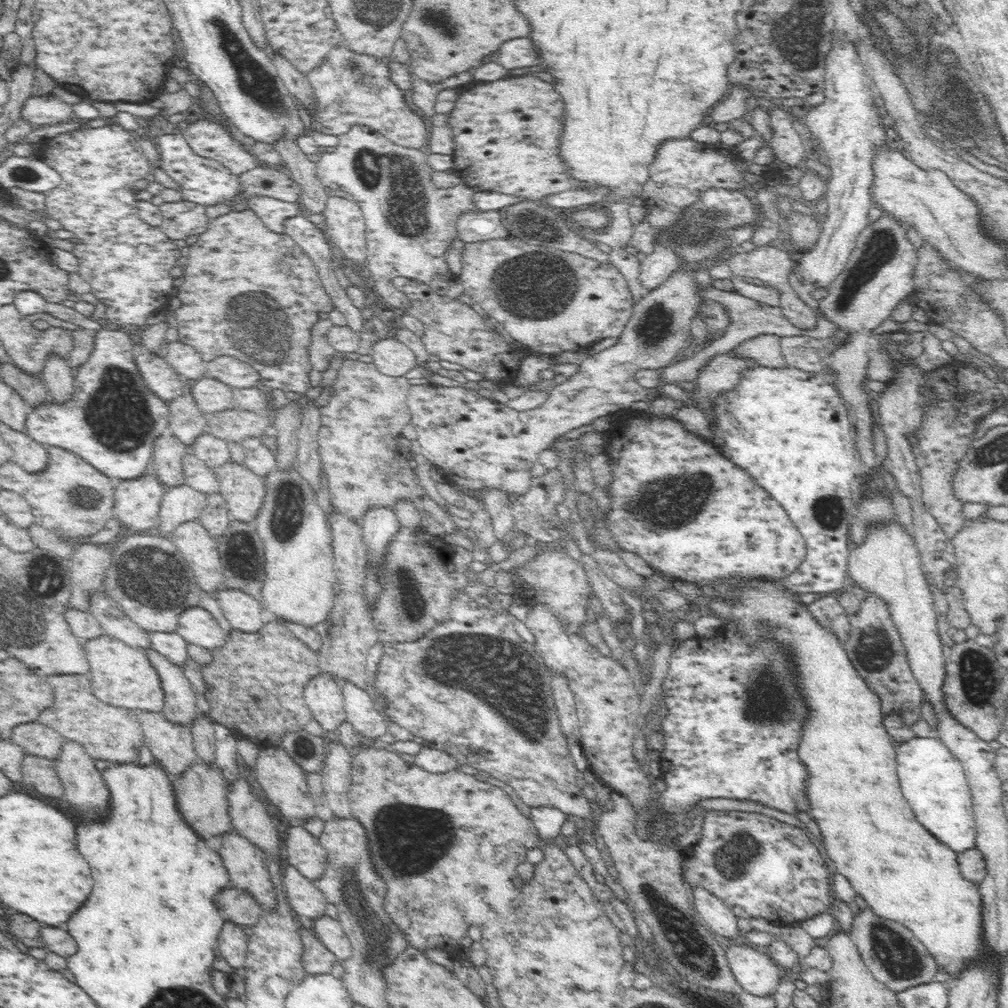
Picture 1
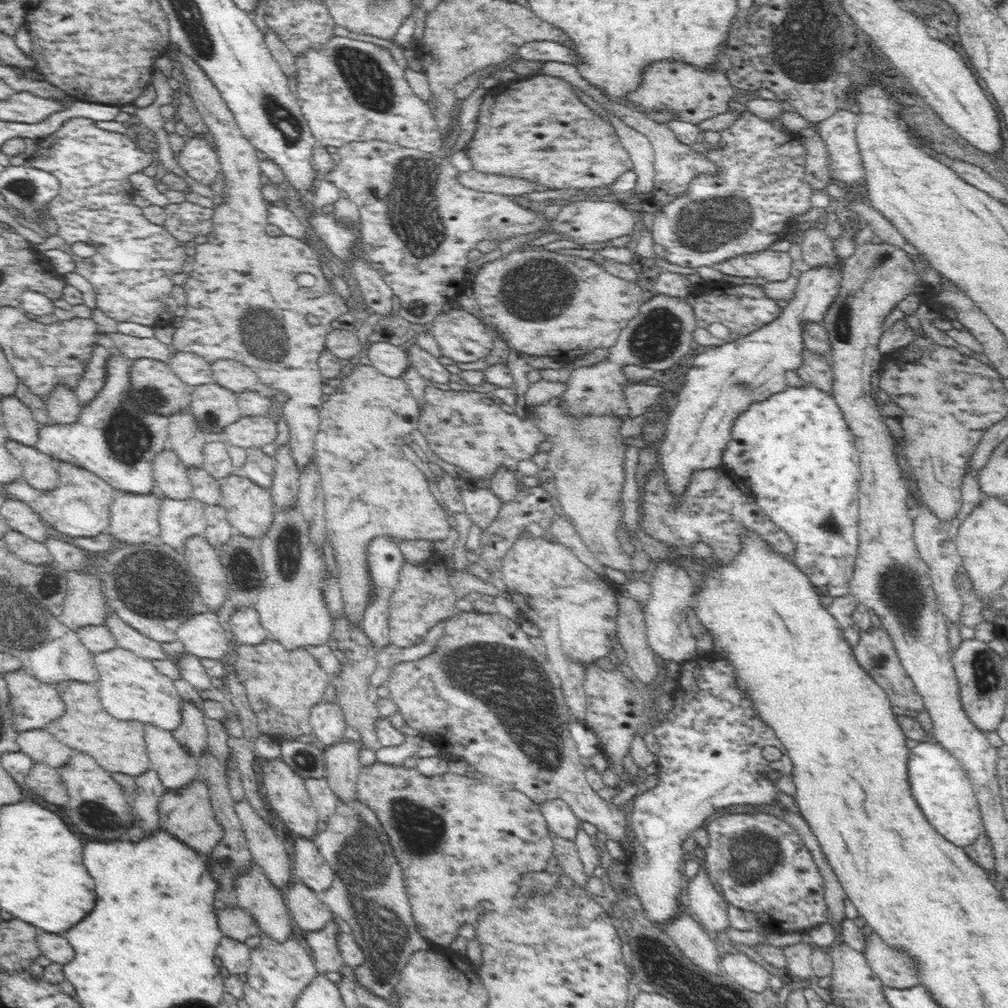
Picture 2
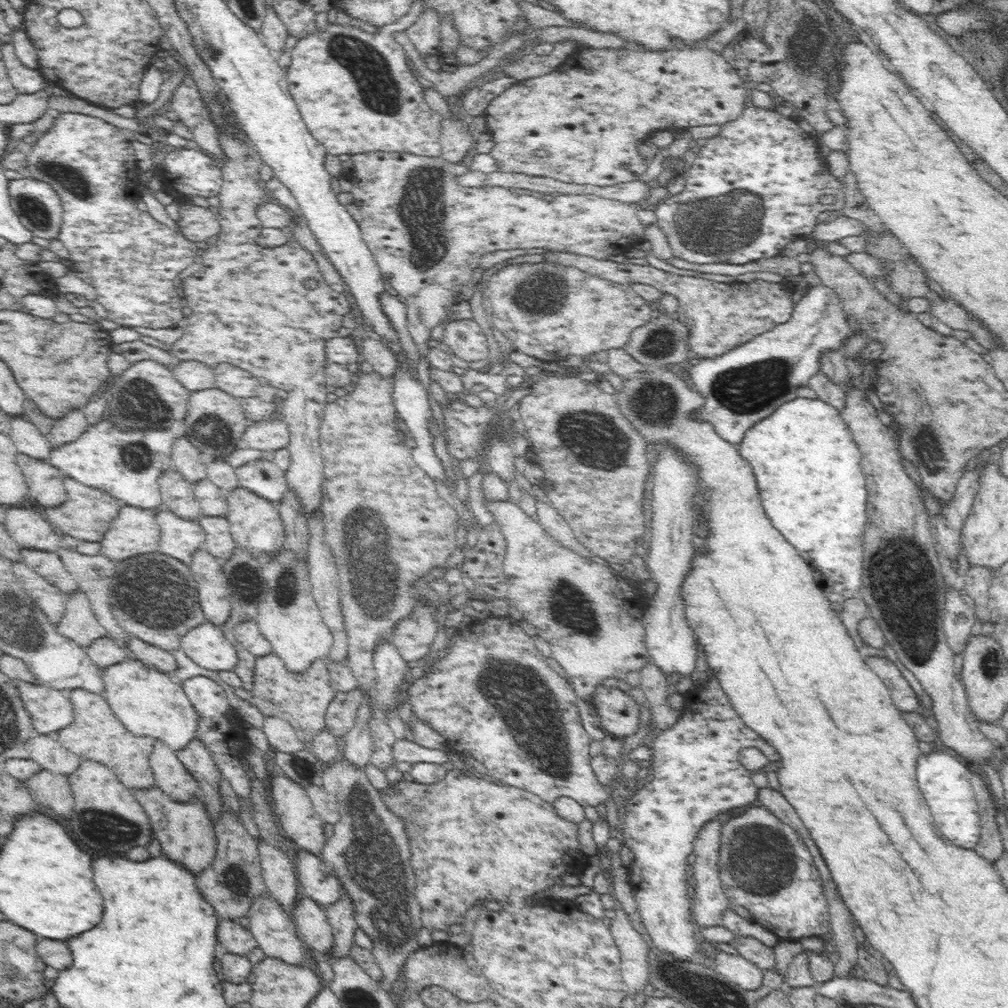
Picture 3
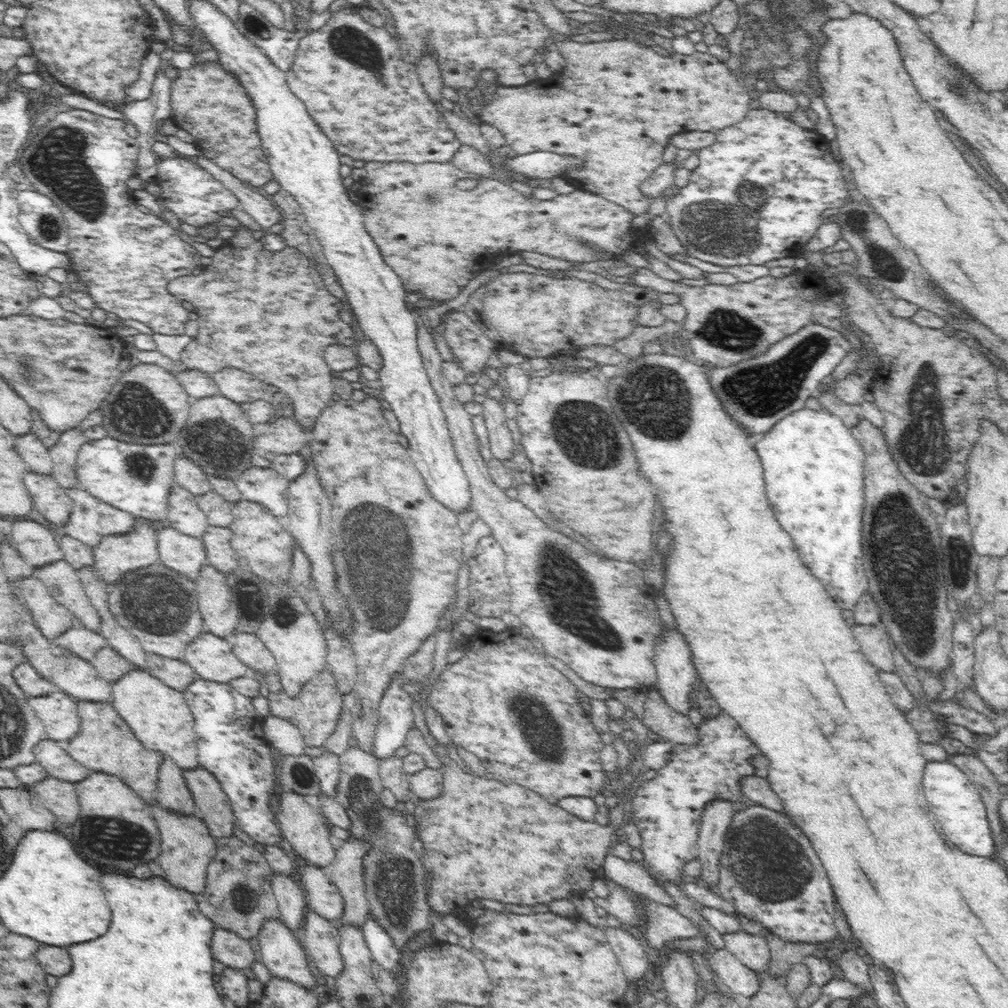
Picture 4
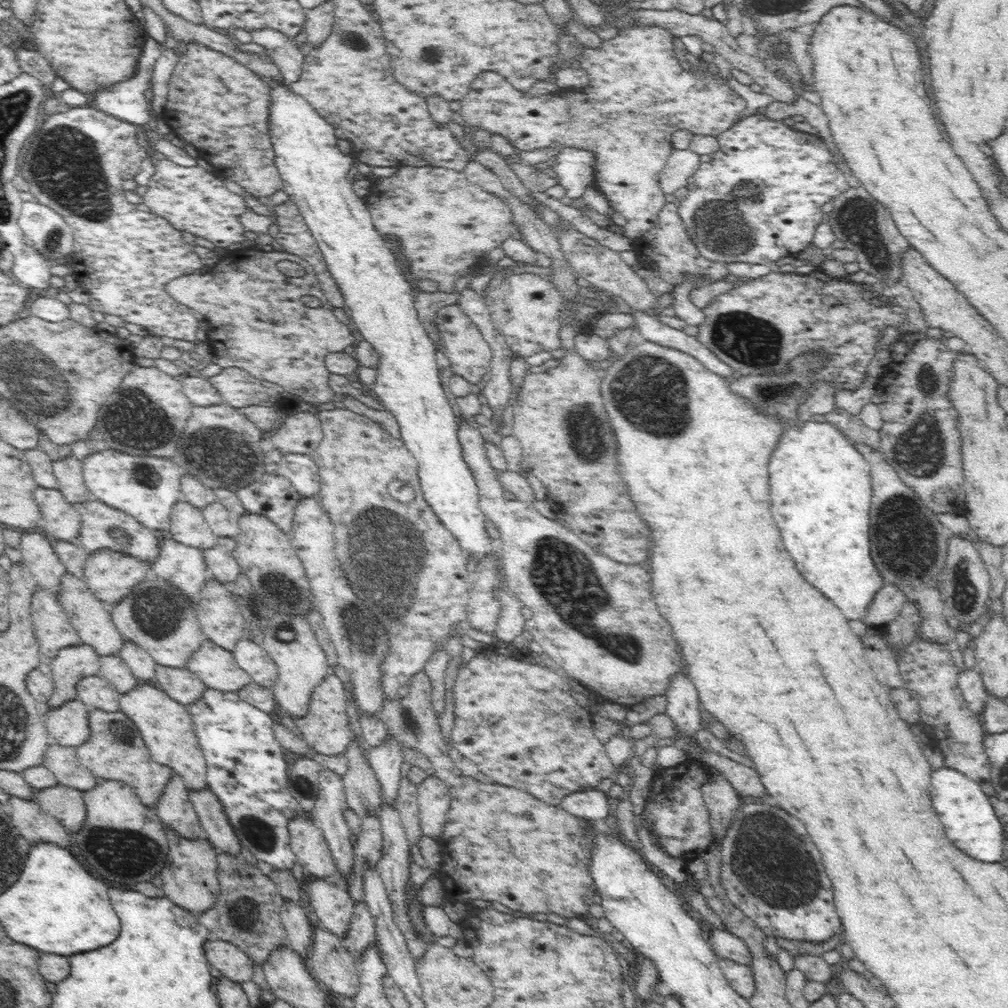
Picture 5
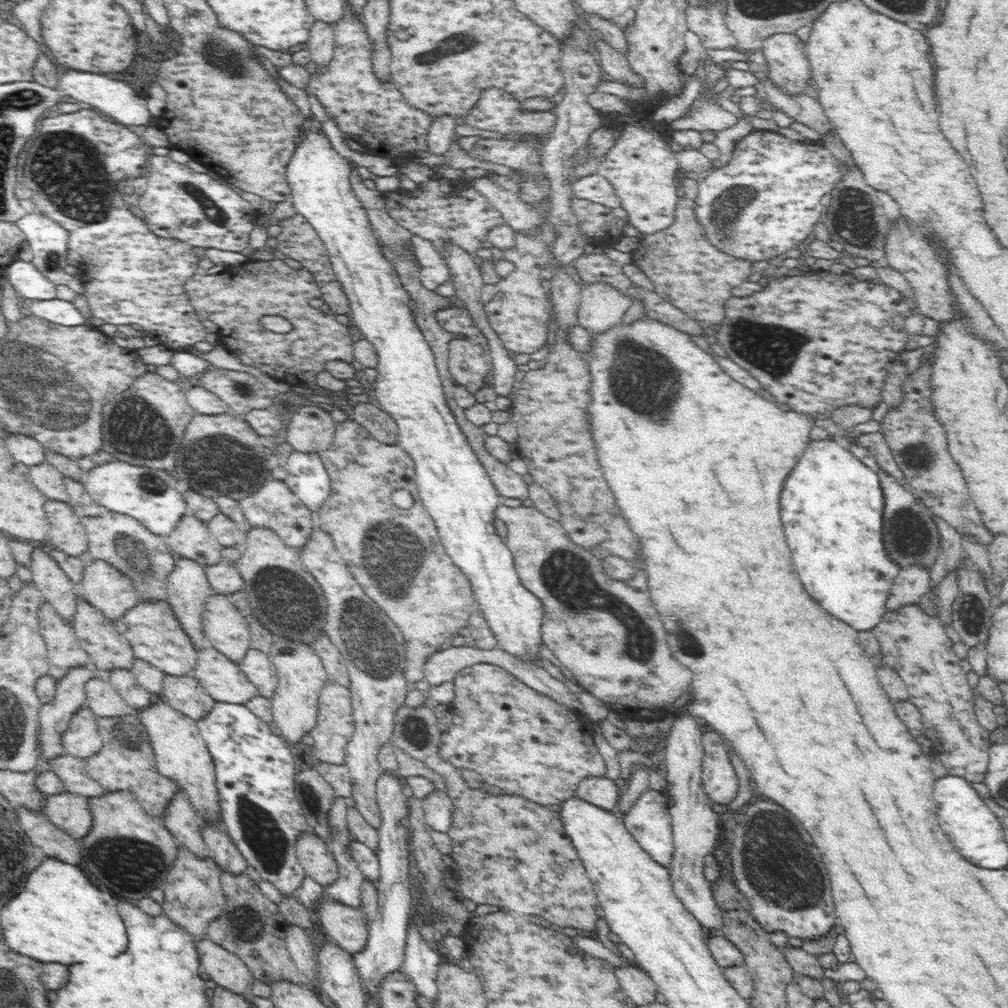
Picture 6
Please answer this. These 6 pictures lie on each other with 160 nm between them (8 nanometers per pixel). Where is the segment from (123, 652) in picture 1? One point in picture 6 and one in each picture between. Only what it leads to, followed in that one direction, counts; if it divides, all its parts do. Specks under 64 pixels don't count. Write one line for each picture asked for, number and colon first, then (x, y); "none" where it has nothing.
2: (130, 688)
3: (149, 703)
4: (159, 716)
5: (166, 726)
6: (181, 754)

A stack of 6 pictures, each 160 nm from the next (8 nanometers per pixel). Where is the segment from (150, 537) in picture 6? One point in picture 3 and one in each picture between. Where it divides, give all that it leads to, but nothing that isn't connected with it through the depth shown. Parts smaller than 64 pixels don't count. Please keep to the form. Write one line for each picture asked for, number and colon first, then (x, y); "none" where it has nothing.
3: (86, 513)
4: (90, 520)
5: (102, 527)

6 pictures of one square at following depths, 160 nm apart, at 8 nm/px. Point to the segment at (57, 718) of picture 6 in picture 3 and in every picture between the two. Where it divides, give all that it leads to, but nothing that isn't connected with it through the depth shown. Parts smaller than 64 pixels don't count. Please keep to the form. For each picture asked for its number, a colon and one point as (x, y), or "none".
3: (79, 623)
4: (84, 643)
5: (71, 663)

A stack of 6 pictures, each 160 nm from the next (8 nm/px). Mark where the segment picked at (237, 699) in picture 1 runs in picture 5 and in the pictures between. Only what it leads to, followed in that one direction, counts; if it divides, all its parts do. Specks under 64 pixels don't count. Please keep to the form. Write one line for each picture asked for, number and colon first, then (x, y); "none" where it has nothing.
2: (281, 686)
3: (302, 699)
4: (315, 712)
5: (325, 727)

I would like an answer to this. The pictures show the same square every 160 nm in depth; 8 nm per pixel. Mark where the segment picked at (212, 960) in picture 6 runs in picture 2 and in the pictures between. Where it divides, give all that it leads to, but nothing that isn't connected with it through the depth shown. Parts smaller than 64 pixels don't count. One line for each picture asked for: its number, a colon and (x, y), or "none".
2: (234, 922)
3: (236, 939)
4: (227, 948)
5: (232, 962)

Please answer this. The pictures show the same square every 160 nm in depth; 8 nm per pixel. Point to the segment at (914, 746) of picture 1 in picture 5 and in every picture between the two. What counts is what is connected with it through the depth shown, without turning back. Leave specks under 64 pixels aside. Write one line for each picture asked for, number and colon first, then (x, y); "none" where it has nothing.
2: (941, 786)
3: (945, 782)
4: (956, 802)
5: (965, 809)

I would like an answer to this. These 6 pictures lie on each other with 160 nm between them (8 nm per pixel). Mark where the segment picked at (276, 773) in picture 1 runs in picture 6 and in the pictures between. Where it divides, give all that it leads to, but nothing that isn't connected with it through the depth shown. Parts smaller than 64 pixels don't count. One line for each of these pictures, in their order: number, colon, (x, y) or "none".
2: (288, 798)
3: (291, 803)
4: (306, 831)
5: (308, 843)
6: (312, 851)

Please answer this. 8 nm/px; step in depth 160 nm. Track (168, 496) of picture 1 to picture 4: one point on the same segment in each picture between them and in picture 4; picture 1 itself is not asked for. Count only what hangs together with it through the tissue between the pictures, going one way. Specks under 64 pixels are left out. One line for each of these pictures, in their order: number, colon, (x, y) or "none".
2: (179, 519)
3: (180, 538)
4: (182, 553)

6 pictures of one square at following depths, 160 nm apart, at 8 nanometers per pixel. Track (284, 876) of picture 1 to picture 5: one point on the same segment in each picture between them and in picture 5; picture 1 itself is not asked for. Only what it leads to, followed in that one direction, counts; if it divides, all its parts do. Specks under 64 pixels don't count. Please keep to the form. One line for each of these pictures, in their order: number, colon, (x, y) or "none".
2: (308, 913)
3: (312, 926)
4: (320, 938)
5: (335, 966)

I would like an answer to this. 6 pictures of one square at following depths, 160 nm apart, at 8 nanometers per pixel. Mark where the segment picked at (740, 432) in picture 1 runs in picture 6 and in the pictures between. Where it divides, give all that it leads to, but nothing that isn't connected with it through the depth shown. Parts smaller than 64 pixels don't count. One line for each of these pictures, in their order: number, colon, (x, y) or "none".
2: (795, 451)
3: (808, 467)
4: (813, 466)
5: (820, 483)
6: (831, 497)

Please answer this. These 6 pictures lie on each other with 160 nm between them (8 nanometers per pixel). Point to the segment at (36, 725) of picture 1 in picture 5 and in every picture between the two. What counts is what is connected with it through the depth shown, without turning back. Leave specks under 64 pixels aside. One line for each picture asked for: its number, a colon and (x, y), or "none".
2: (41, 745)
3: (47, 750)
4: (52, 755)
5: (61, 761)

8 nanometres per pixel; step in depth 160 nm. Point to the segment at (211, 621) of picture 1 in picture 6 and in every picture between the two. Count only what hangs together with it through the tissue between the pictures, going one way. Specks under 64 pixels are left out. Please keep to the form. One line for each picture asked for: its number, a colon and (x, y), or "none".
2: (202, 635)
3: (210, 646)
4: (212, 658)
5: (216, 667)
6: (223, 680)

